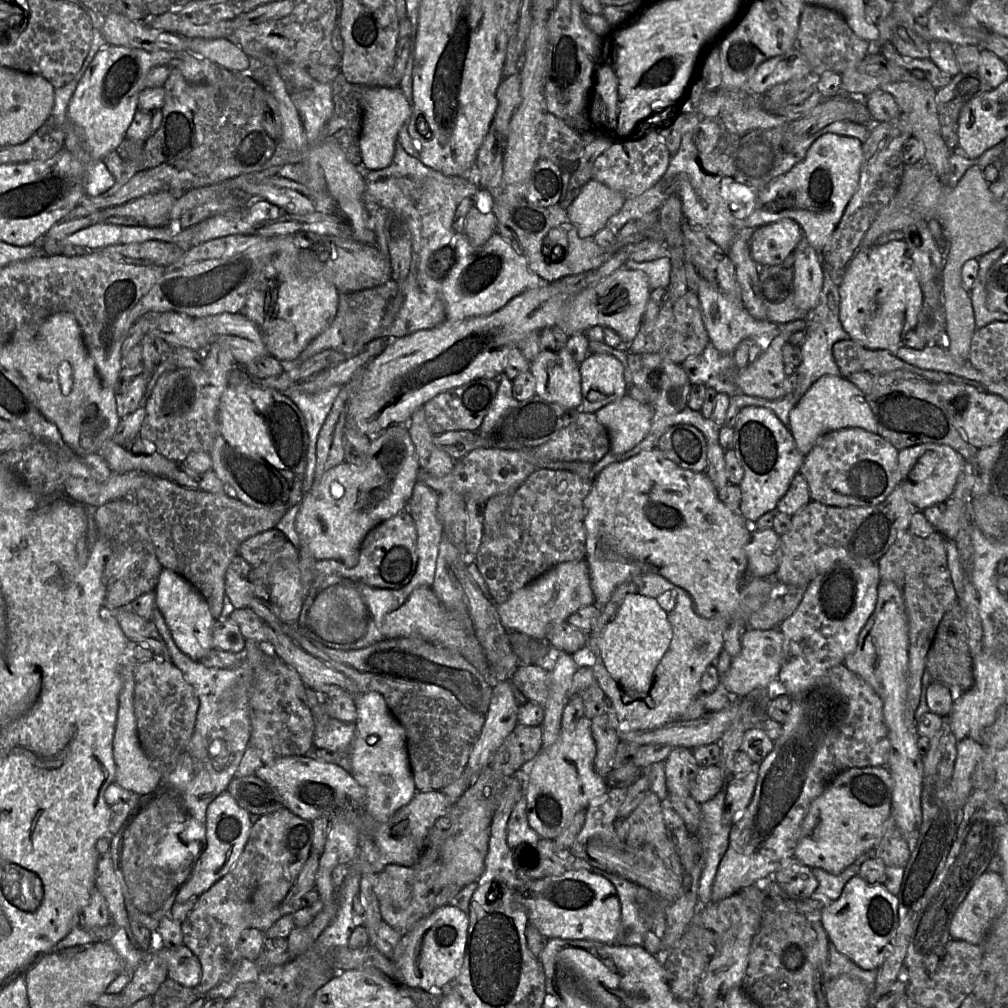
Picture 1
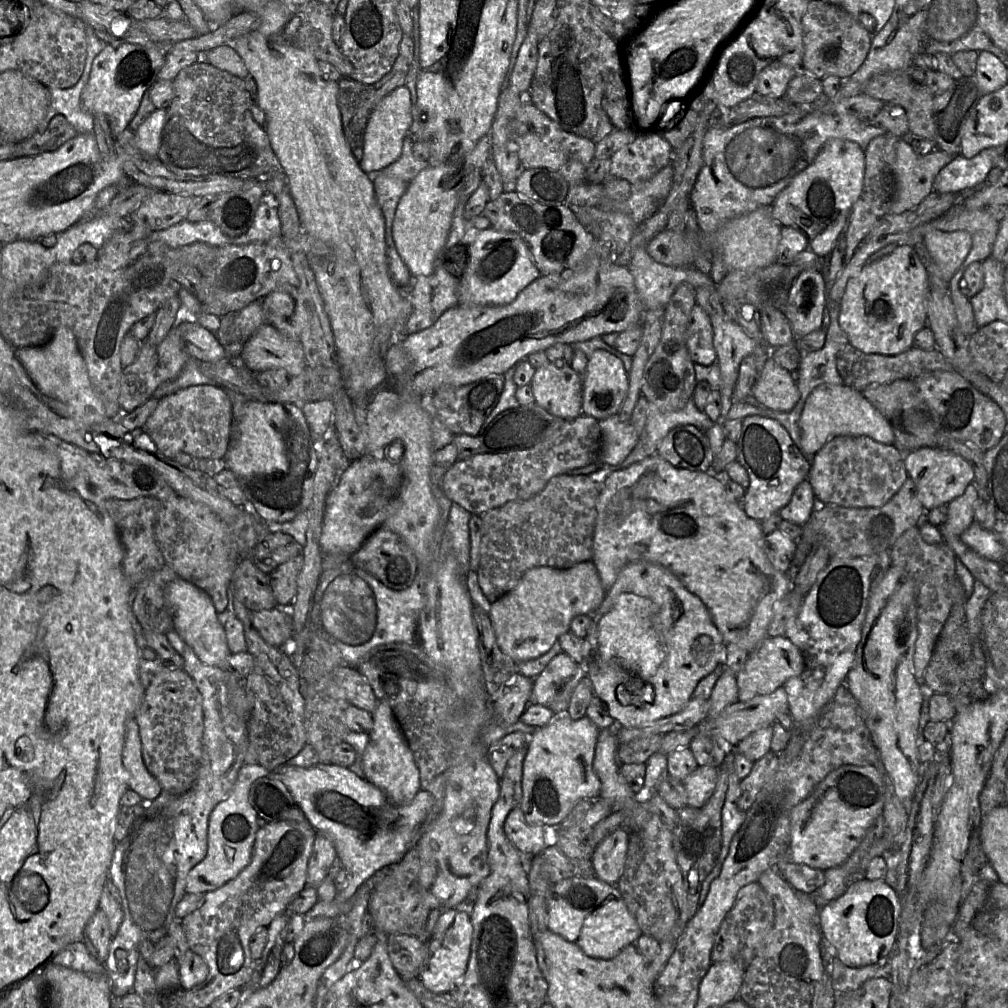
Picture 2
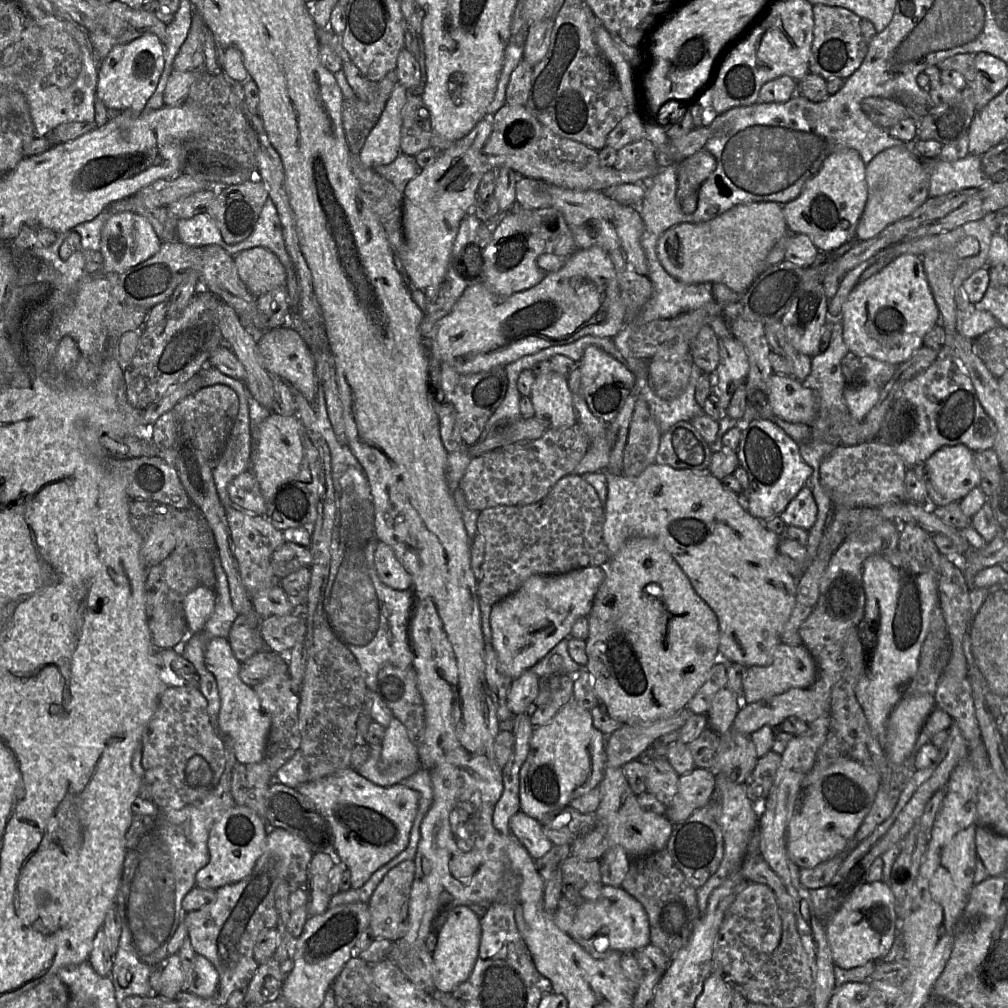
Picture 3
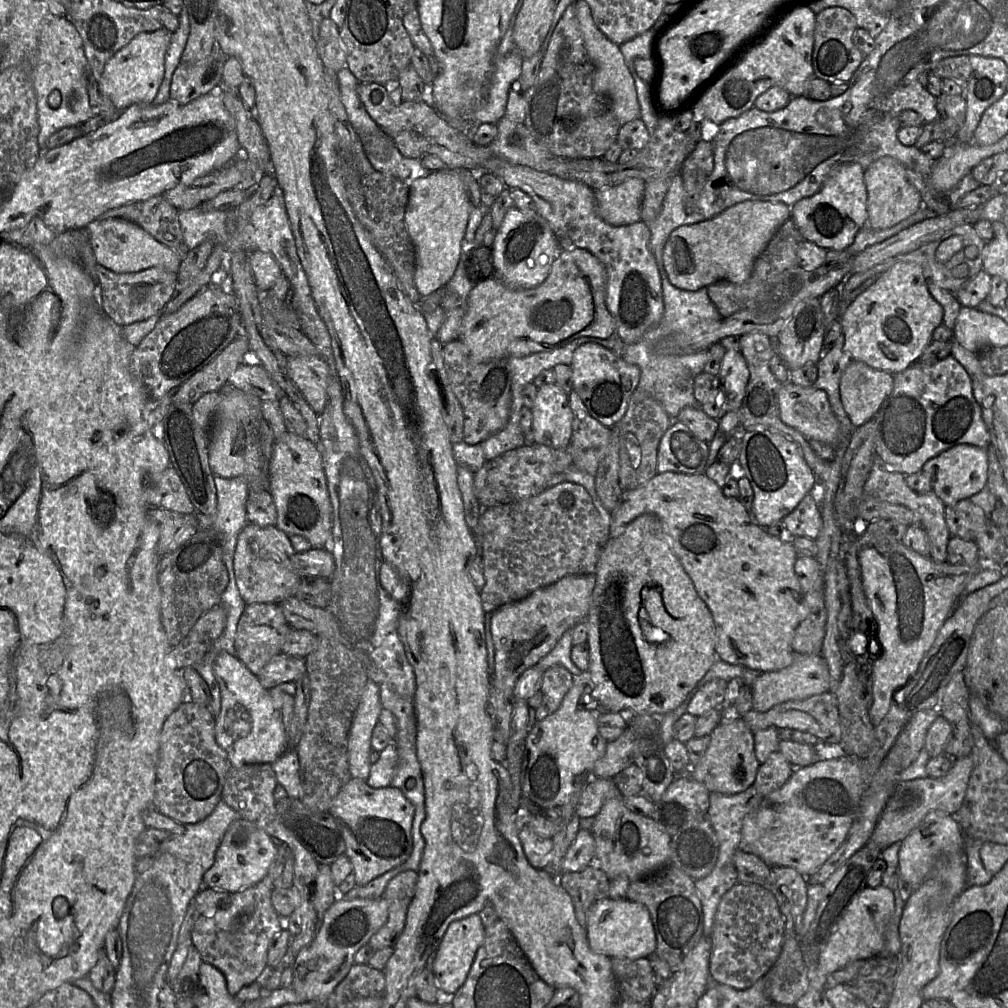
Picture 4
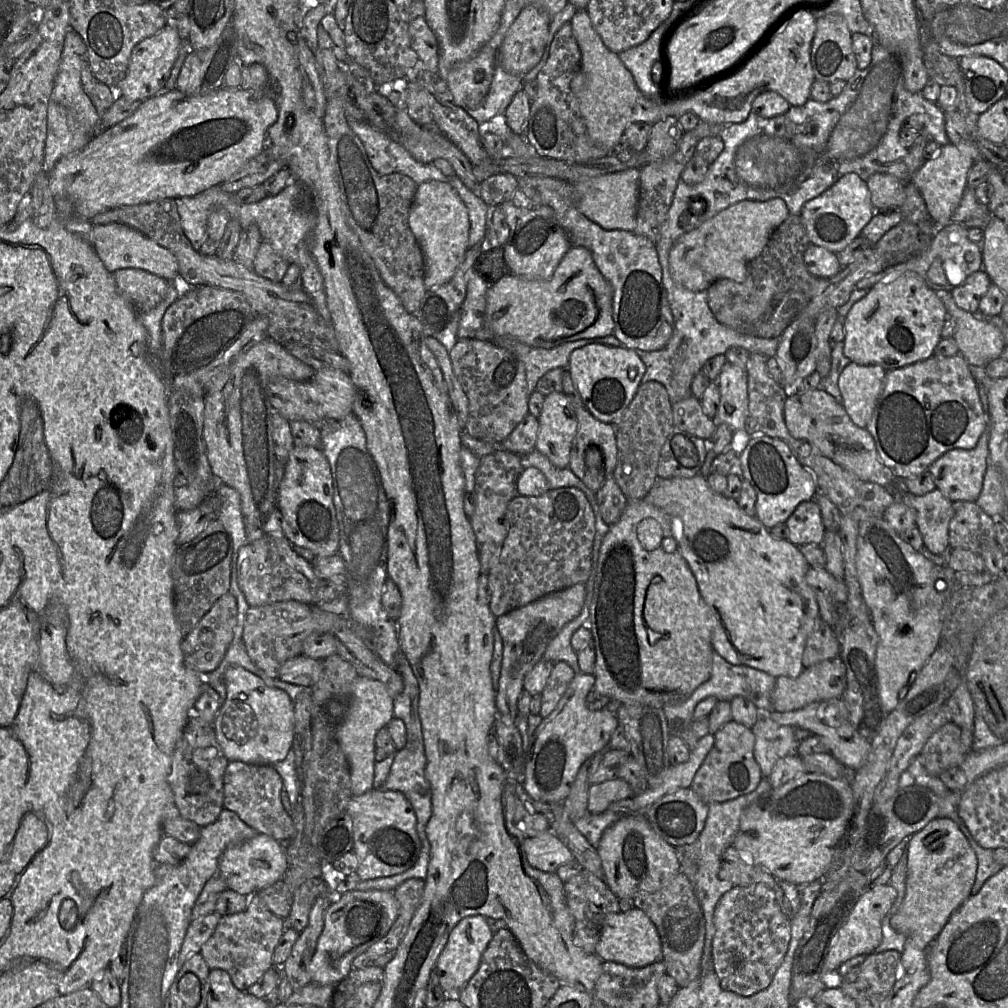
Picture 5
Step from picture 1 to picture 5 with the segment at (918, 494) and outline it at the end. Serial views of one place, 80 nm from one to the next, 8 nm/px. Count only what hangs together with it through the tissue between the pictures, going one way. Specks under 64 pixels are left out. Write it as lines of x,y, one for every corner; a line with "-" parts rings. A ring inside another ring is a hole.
987,425
987,428
974,448
952,449
943,454
929,466
928,471
933,475
936,488
950,501
955,502
965,500
975,502
979,497
988,465
989,438
990,428

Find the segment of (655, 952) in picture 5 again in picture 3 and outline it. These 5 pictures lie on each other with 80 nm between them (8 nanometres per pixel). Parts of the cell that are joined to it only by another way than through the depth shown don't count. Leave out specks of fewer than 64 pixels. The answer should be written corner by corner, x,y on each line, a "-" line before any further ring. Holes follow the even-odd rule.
602,883
601,885
588,885
580,893
565,891
552,914
558,928
572,937
594,958
602,959
613,952
633,953
651,943
649,920
643,905
621,887
603,885

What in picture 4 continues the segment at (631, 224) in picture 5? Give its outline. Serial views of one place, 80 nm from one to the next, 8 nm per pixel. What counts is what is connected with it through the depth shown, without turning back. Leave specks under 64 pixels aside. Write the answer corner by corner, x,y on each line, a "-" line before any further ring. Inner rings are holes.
632,178
595,192
598,215
608,224
624,226
641,221
645,182

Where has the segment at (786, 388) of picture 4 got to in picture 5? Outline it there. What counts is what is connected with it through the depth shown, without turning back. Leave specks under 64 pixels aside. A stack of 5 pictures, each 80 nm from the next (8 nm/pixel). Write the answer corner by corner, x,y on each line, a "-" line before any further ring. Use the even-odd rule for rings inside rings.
824,389
789,394
784,406
784,418
792,436
806,440
819,452
859,479
886,487
890,492
904,487
902,481
885,466
878,455
873,437
866,428
853,423
844,406

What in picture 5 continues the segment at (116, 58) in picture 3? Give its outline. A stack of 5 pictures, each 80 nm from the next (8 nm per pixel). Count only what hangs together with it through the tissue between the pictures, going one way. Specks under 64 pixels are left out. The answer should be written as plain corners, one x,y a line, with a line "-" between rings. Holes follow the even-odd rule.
169,25
140,41
132,50
125,78
114,88
116,96
144,101
157,94
171,74
181,44
182,38
178,31

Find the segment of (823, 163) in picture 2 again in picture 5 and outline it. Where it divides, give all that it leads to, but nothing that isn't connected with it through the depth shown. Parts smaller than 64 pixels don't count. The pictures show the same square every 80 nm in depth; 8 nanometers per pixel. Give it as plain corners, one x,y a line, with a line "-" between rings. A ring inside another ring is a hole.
848,173
821,195
808,201
800,216
811,243
838,253
860,235
875,212
866,181
856,173

